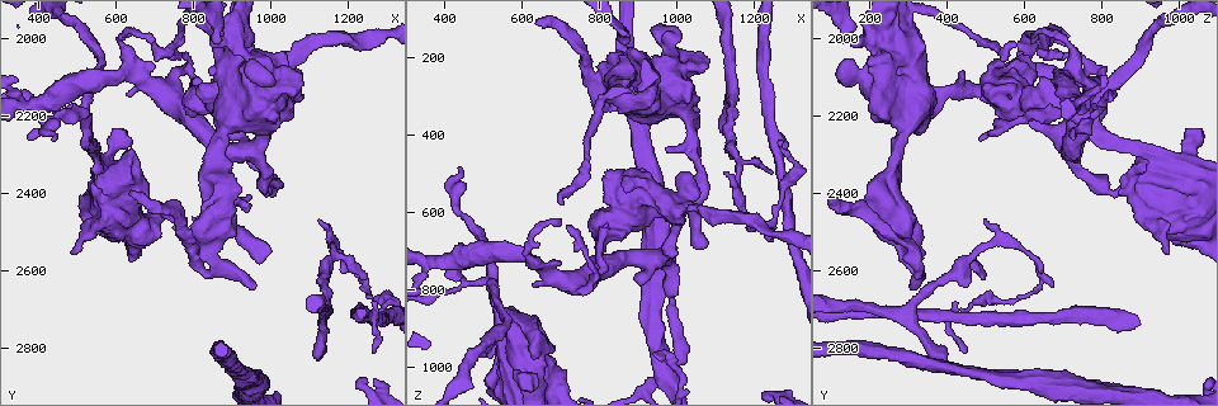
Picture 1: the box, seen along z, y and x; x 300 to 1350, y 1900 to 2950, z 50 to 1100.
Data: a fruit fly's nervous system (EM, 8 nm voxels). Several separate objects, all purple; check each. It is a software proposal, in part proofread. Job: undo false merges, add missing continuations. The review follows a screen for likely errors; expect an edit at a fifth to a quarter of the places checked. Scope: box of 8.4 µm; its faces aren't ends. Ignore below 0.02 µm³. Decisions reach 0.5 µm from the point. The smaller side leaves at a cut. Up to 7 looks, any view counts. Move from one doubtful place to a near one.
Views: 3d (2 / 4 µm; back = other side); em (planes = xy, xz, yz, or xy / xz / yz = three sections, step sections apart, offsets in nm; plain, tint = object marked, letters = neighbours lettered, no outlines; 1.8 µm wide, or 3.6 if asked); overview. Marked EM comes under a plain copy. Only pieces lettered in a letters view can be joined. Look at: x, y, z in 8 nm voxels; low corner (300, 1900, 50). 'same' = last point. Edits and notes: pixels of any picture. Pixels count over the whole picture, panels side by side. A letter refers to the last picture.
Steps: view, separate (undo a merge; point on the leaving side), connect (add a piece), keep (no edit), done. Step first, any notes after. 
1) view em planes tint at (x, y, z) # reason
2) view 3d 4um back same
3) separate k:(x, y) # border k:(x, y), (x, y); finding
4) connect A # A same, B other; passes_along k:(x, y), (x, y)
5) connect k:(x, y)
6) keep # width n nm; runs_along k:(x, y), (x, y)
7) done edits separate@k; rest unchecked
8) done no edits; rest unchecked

view em 3.6um xz step 4 tint at (890, 2020, 315) # arms part here

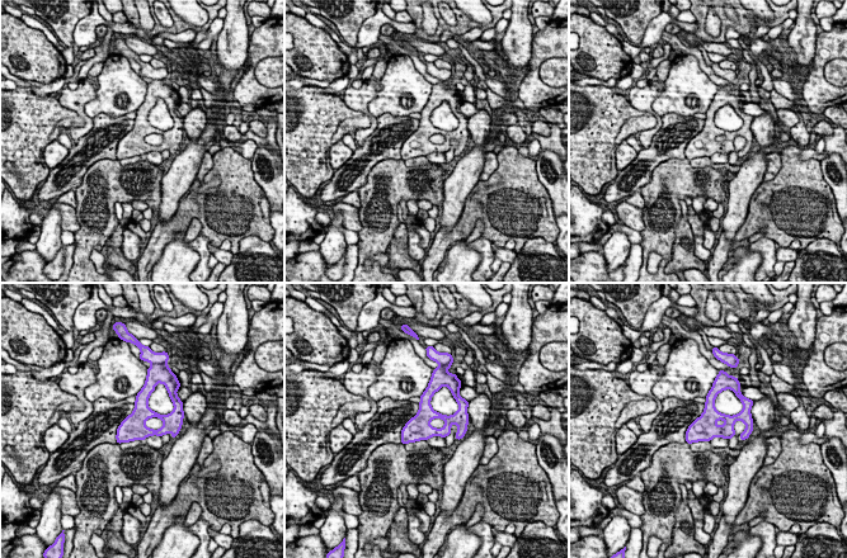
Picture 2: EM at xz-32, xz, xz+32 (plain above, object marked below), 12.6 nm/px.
view em 3.6um planes tint same # another direction

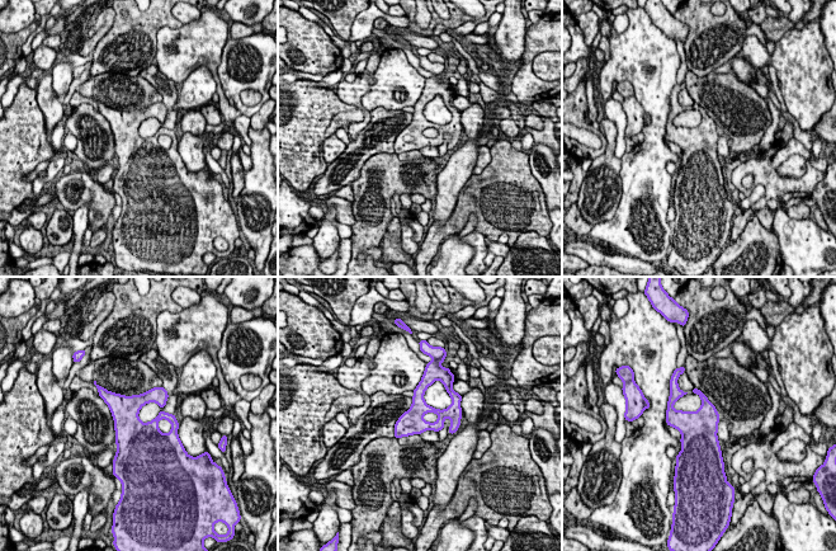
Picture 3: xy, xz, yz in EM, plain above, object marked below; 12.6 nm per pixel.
view em 3.6um planes letters same

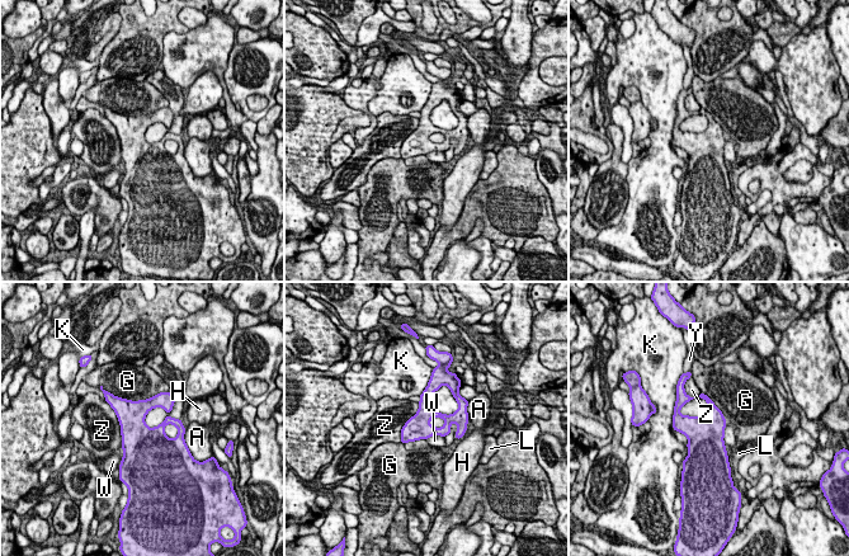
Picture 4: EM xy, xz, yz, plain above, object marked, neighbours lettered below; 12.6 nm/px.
keep # width 300 nm; A other, G other, H other, K other, L other, W other, Y other, Z other; runs_along 4:(463, 423), (413, 430), (404, 439); continuous, no second neuron

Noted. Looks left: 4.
view em planes tint at (375, 2255, 720)

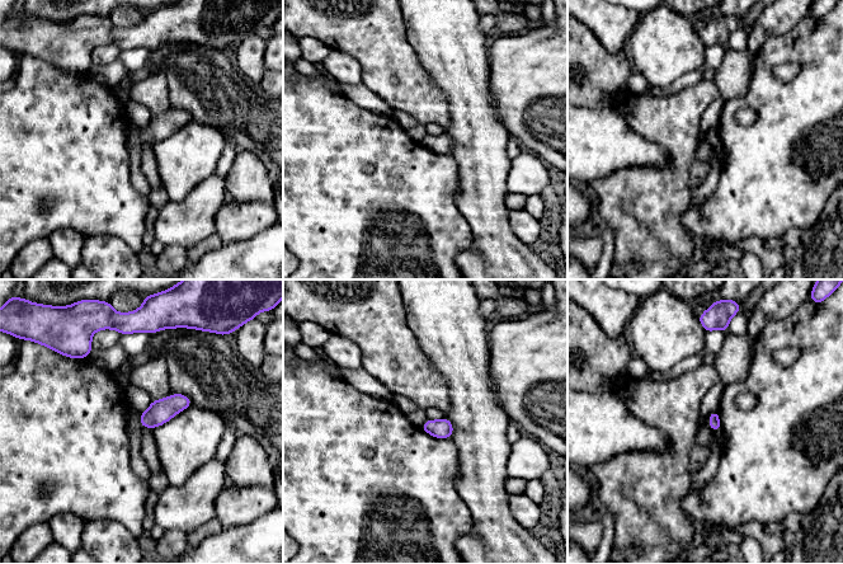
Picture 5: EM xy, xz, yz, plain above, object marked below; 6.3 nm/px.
view em planes letters same # see the neighbours

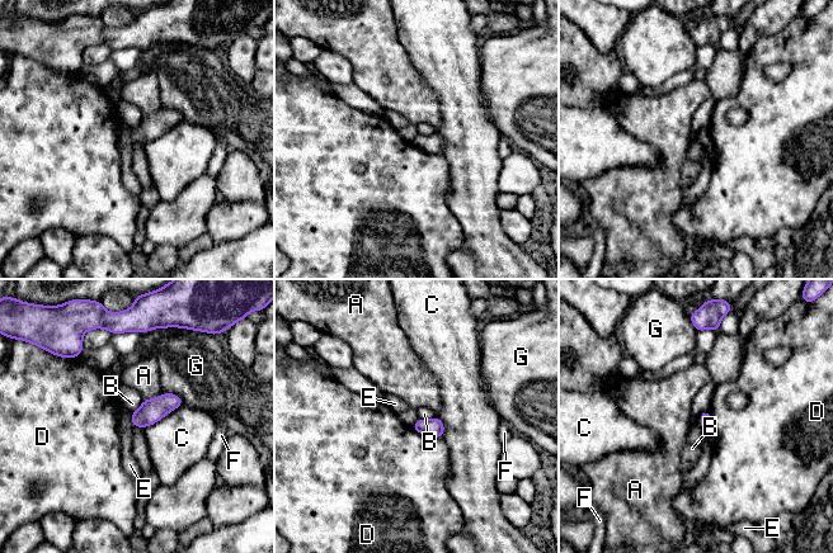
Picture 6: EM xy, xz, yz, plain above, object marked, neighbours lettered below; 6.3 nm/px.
keep # A other, B other, C other, D other, E other, F other, G other; border 6:(130, 414), (132, 426); none of them fits

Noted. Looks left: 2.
view em planes letters at (1055, 2080, 590) # closes a loop

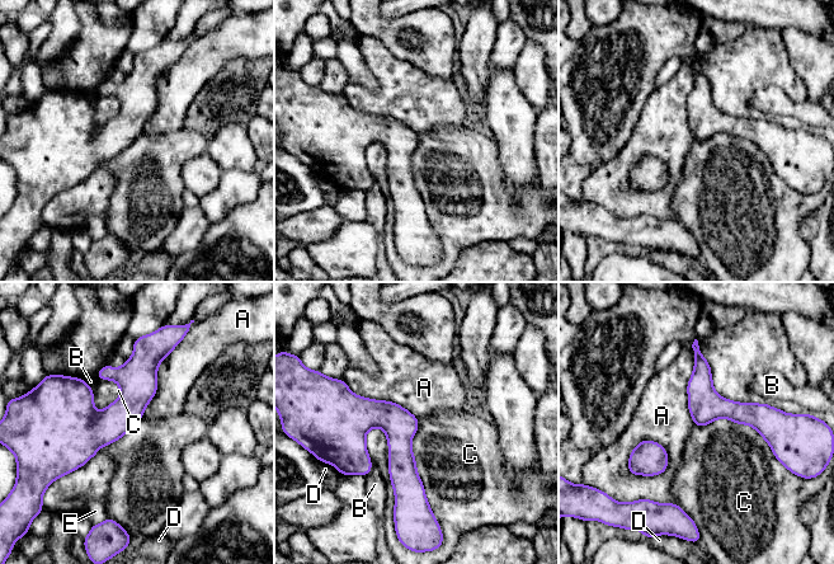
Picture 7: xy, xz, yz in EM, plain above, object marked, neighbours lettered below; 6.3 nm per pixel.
keep # width 220 nm; A other, B other, C other, D other, E other; all the same neuron

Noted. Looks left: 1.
done no edits; rest unchecked

